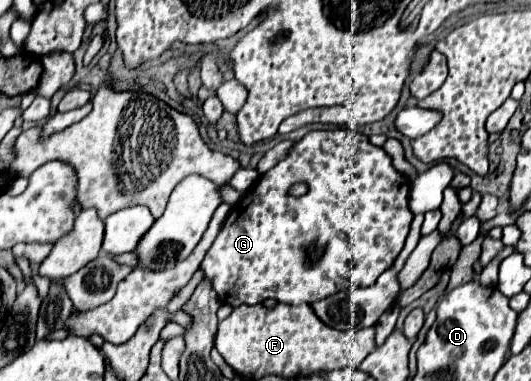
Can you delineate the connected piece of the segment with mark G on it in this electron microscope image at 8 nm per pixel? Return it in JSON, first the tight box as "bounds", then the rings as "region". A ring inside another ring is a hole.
{"bounds":[201,126,413,308],"region":[[[345,126],[335,128],[335,130],[313,130],[313,132],[305,134],[299,142],[295,142],[293,148],[287,152],[287,156],[277,166],[273,166],[269,172],[265,172],[247,190],[247,194],[231,208],[221,232],[217,234],[213,246],[207,250],[207,256],[201,262],[201,272],[213,284],[213,290],[217,292],[219,302],[229,304],[233,308],[241,306],[241,304],[259,304],[267,298],[275,298],[277,302],[283,302],[283,304],[313,304],[317,300],[333,296],[335,292],[351,288],[351,286],[371,286],[395,262],[395,258],[401,252],[405,238],[409,234],[409,224],[413,220],[413,212],[407,206],[409,190],[411,190],[411,180],[405,174],[397,172],[391,156],[381,146],[373,146],[365,134],[357,134]],[[299,182],[305,182],[309,186],[309,192],[303,196],[291,196],[289,188]]]}

